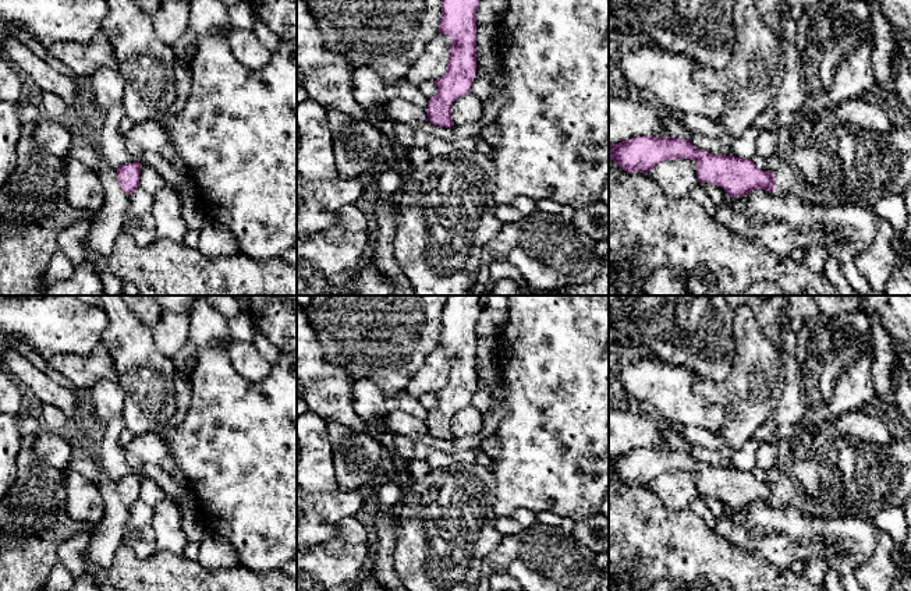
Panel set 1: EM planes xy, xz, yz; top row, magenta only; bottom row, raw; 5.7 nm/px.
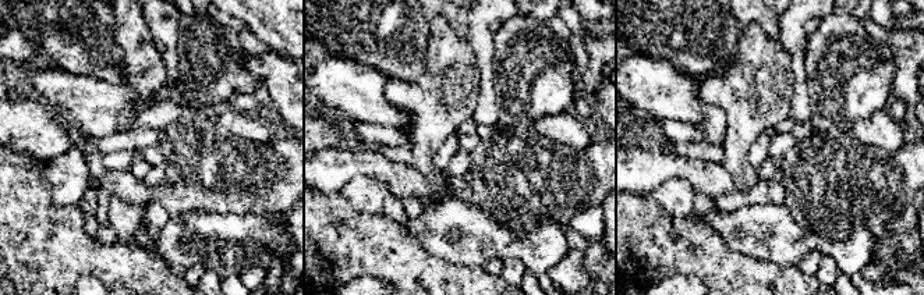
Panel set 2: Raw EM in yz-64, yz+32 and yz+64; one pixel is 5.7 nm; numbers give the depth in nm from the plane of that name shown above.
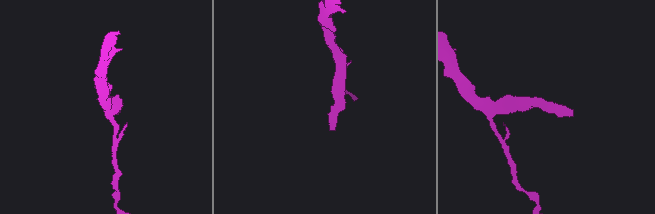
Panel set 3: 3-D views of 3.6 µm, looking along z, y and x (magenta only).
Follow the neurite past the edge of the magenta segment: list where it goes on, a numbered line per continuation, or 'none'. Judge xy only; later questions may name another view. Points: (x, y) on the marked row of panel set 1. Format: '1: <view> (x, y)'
none

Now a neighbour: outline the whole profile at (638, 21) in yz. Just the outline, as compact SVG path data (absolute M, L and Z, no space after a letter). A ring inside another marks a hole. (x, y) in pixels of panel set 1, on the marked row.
M610 0L610 6L617 28L645 35L669 53L684 54L716 71L731 63L734 0Z

